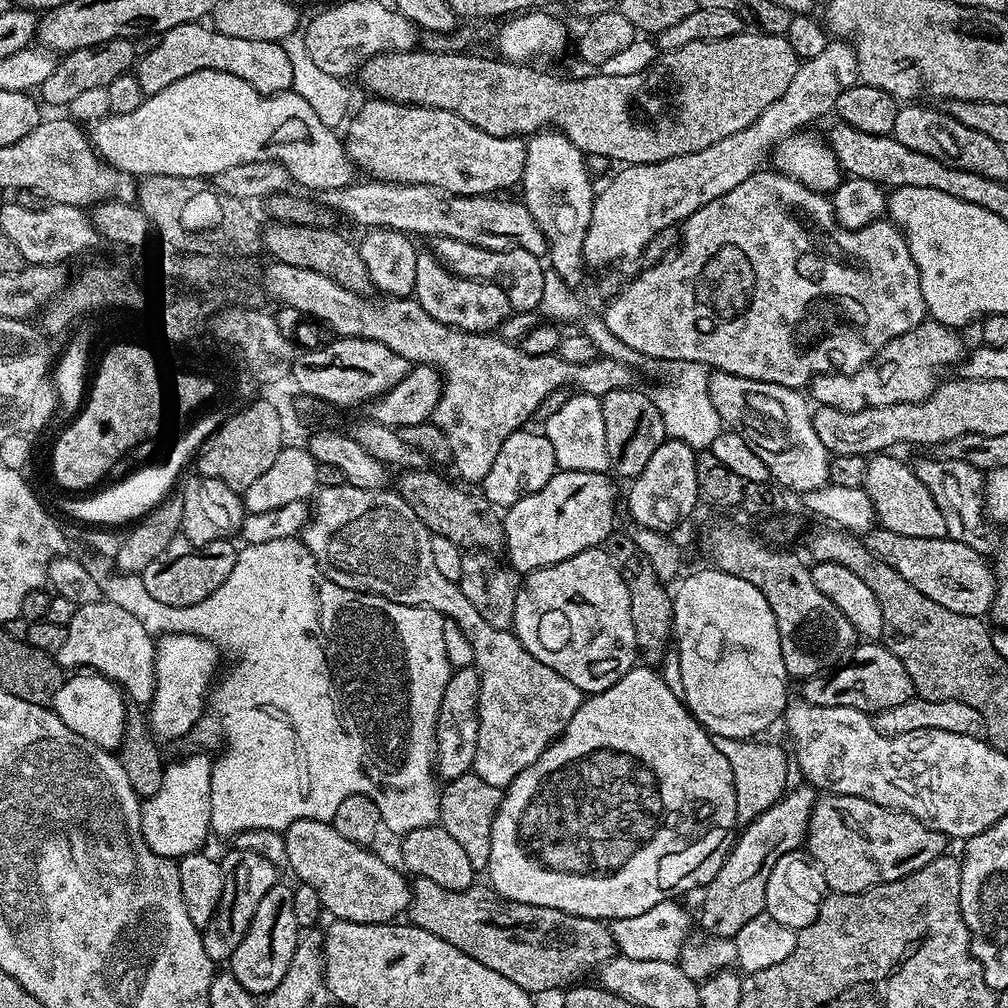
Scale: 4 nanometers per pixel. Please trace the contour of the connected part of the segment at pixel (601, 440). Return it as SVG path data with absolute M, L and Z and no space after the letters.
M581 392L572 395L574 396L549 414L548 421L542 427L542 435L552 447L551 459L557 469L565 472L608 472L610 463L601 399Z

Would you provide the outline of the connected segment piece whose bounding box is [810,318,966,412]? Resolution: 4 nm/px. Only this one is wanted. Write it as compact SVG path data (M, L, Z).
M928 318L912 331L892 339L883 348L873 364L852 375L828 373L812 379L810 396L821 407L857 412L866 408L896 405L902 402L924 401L940 383L938 369L951 363L959 365L966 354L966 347L955 329Z

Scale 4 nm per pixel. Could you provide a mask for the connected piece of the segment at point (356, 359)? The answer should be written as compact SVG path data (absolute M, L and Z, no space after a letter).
M357 336L333 339L333 344L305 351L294 368L294 380L305 396L323 401L325 405L341 404L348 408L351 404L371 402L386 395L398 382L406 378L410 361L402 354L394 354L390 346L373 340L363 340Z

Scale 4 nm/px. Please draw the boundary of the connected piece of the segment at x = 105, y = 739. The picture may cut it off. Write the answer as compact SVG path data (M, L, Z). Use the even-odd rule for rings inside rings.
M72 674L56 691L54 701L56 717L74 734L82 734L99 748L109 750L119 749L124 740L124 714L126 711L126 697L114 681L99 674Z

